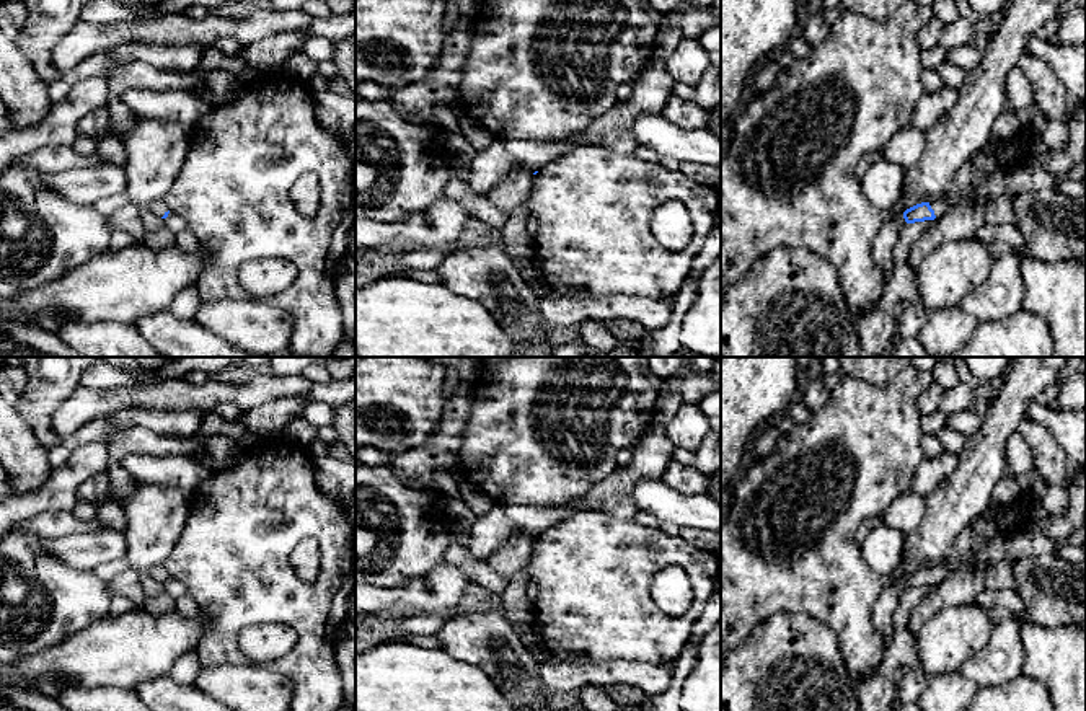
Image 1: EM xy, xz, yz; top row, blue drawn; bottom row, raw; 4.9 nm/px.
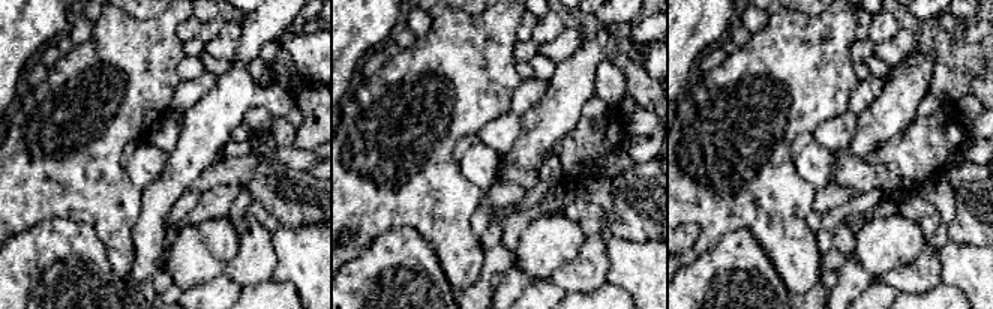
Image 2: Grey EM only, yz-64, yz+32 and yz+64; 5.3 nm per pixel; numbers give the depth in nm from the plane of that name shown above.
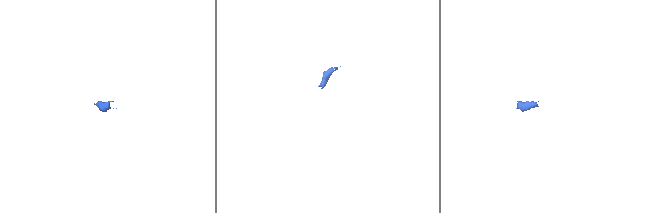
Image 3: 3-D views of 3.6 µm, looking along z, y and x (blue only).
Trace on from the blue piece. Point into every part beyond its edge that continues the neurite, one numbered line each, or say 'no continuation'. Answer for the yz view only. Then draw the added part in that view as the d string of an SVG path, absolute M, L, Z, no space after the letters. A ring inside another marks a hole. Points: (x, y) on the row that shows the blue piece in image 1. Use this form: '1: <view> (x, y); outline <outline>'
1: yz (940, 206); outline M944 196L939 197L938 201L929 202L929 205L934 210L934 215L938 219L943 219L946 215L946 212L949 210L949 204Z

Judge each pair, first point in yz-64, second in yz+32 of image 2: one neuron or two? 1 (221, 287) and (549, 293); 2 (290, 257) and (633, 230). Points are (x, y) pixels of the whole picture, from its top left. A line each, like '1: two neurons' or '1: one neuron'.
1: one neuron
2: two neurons

